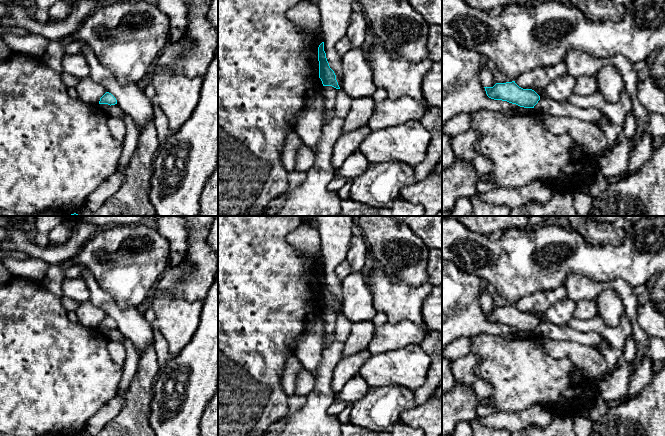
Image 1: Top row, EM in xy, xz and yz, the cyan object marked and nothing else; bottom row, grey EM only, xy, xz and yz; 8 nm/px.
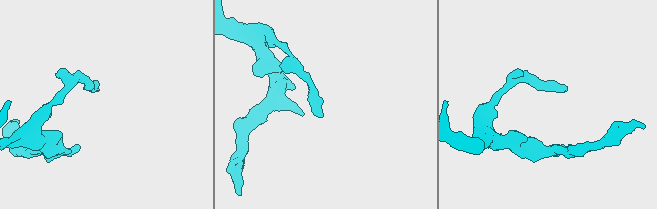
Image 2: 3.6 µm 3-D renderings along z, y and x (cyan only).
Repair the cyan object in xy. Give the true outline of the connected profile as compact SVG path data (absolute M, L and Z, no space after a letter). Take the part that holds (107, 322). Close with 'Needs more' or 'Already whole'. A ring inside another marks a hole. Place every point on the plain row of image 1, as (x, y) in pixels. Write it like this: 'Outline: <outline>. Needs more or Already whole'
Outline: M106 316L99 325L99 328L115 329L117 328L116 322L109 316Z. Already whole

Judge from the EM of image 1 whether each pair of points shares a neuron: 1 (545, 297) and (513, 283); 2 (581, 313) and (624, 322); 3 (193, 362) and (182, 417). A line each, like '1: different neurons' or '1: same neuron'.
1: different neurons
2: different neurons
3: same neuron

